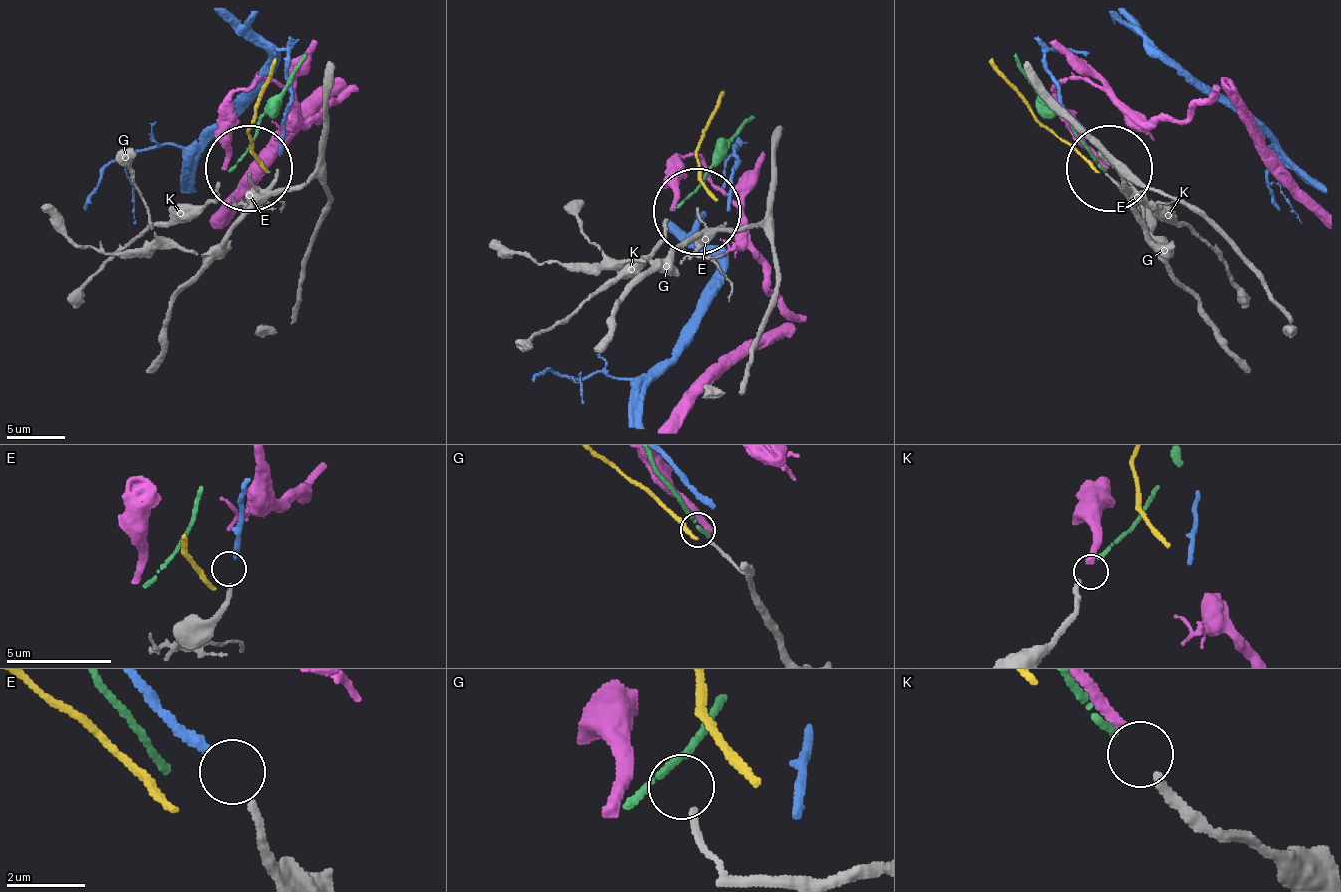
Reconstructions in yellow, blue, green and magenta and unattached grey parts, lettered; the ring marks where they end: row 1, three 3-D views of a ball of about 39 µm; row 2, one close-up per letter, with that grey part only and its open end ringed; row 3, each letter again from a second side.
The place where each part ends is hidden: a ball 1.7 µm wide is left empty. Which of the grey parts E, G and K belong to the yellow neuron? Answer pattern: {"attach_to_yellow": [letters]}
{"attach_to_yellow": []}

